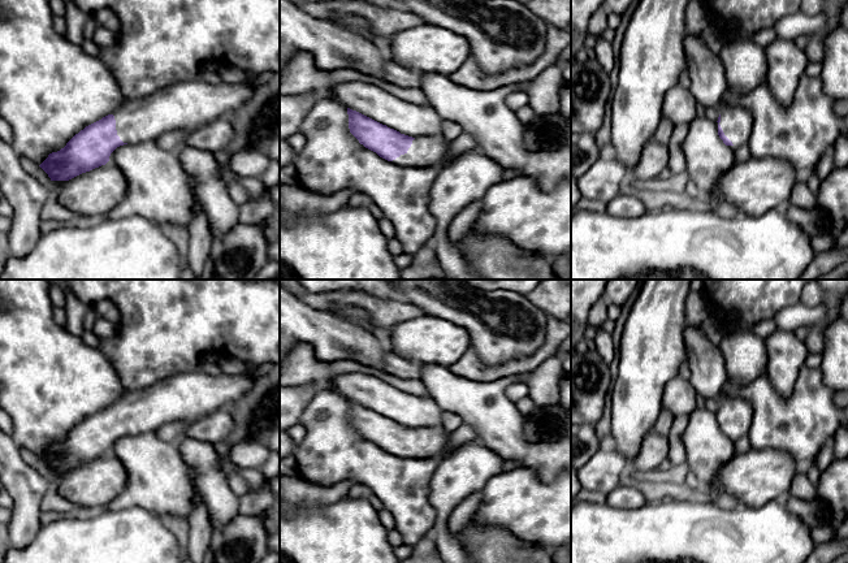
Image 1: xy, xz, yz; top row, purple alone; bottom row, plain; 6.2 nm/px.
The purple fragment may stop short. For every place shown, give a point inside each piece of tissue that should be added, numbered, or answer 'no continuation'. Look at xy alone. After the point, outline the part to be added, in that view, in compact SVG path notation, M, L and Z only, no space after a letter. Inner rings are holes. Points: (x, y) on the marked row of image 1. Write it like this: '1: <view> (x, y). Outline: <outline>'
1: xy (189, 105). Outline: M195 78L165 86L144 98L125 99L113 113L117 135L127 144L156 140L172 130L182 130L187 135L230 116L256 90L248 78L237 86Z

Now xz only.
1: xz (424, 151). Outline: M415 138L404 155L395 159L404 166L442 166L455 159L449 157L450 140L445 138Z

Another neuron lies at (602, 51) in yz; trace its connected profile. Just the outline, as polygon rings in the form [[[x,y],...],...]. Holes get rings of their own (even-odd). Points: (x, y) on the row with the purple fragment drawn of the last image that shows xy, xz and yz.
[[[601,38],[597,39],[597,43],[593,48],[592,56],[597,59],[600,65],[610,73],[614,66],[614,52],[610,42],[606,42]]]

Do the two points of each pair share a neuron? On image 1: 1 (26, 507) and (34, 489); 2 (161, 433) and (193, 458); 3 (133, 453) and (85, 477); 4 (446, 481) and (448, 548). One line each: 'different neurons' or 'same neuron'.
1: same neuron
2: different neurons
3: different neurons
4: same neuron

